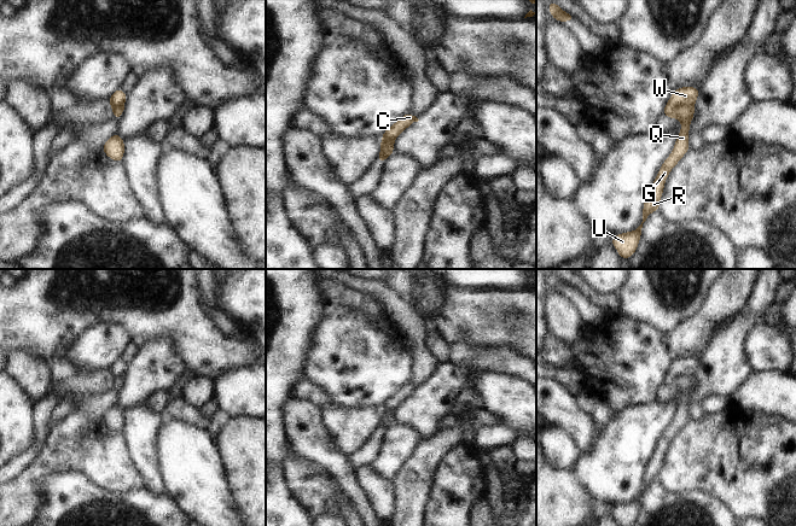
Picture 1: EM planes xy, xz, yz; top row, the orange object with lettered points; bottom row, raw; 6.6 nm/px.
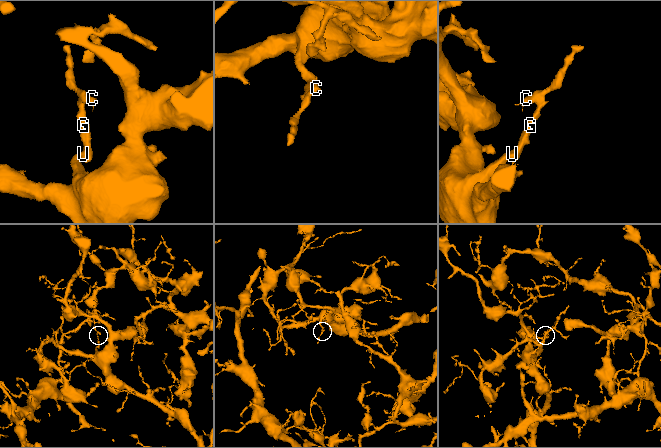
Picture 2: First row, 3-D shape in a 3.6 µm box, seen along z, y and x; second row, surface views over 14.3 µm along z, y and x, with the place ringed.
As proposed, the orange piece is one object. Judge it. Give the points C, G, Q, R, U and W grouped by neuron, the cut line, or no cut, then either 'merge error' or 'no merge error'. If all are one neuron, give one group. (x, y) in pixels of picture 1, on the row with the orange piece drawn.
groups C W / G Q R U; cut yz (692, 105), (680, 105), (675, 111), (675, 116); merge error

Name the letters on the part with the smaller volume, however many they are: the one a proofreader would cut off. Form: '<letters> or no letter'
C, W

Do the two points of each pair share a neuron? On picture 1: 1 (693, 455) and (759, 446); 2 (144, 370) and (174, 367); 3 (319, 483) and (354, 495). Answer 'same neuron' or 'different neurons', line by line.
1: same neuron
2: same neuron
3: different neurons

